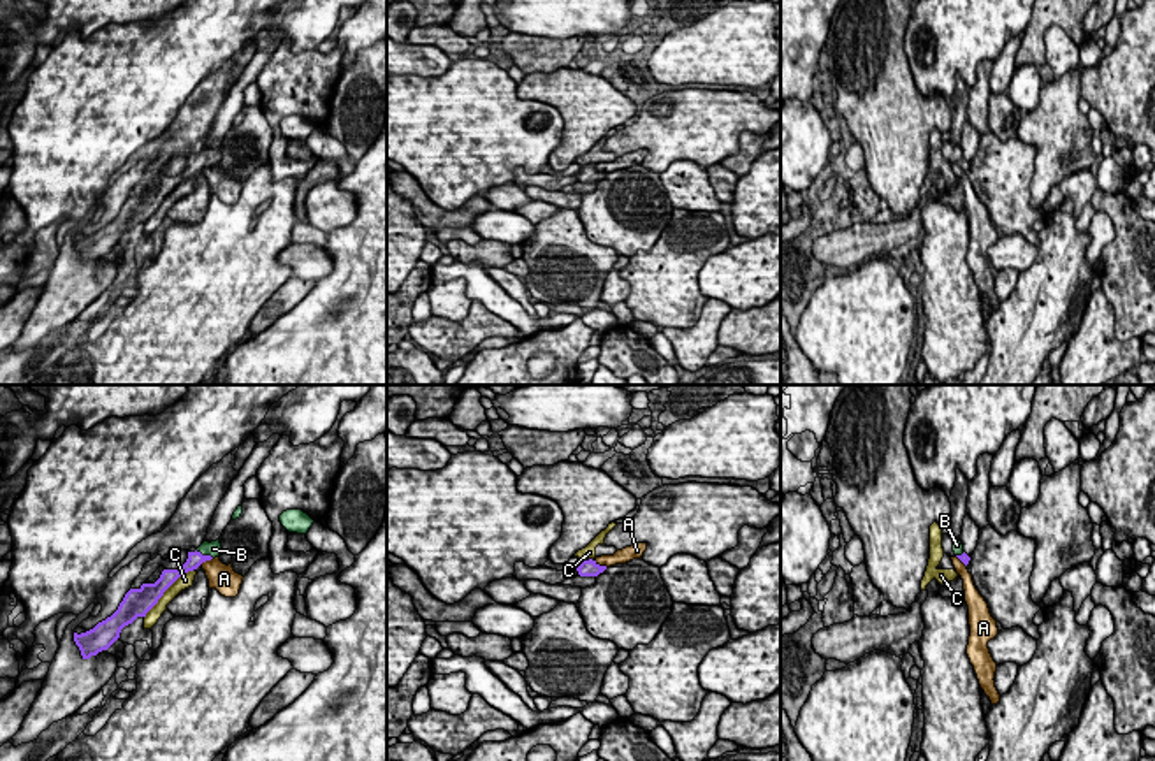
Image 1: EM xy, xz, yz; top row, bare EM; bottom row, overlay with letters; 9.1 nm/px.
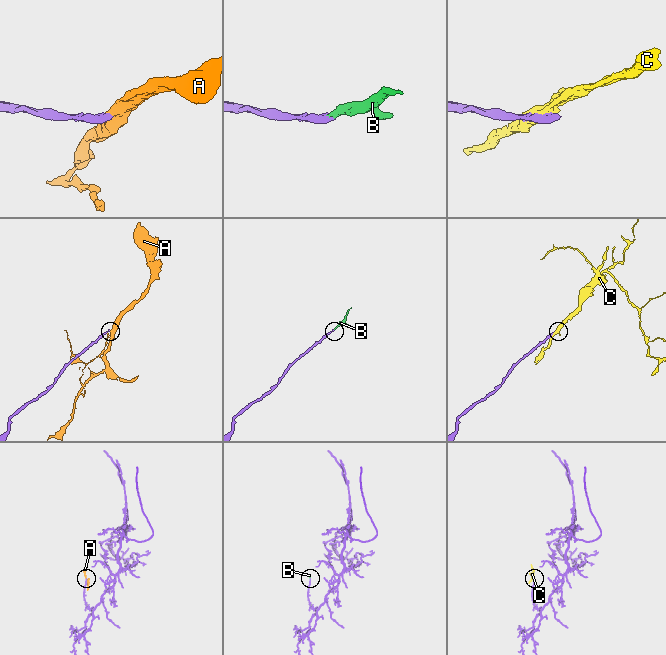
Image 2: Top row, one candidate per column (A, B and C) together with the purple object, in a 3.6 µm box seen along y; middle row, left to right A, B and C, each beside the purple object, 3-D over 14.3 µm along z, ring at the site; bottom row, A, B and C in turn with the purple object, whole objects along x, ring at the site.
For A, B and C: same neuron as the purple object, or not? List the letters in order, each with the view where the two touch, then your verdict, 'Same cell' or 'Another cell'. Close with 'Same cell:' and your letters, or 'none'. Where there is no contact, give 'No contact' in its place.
A: Touches purple in xz. Another cell
B: Touches purple in xy. Same cell
C: Touches purple in xy. Another cell
Same cell: B

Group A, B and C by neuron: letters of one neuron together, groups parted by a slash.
A / B / C

